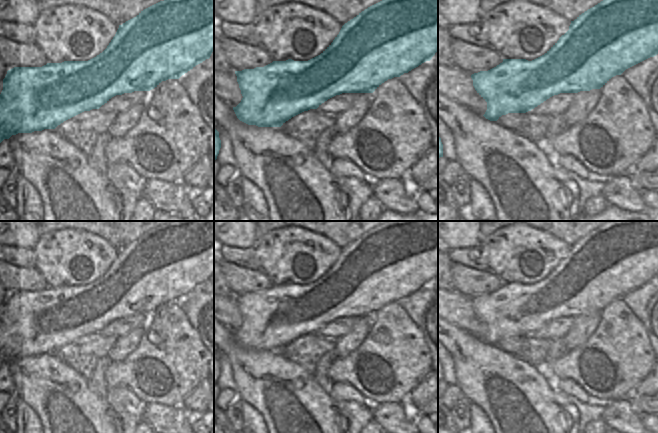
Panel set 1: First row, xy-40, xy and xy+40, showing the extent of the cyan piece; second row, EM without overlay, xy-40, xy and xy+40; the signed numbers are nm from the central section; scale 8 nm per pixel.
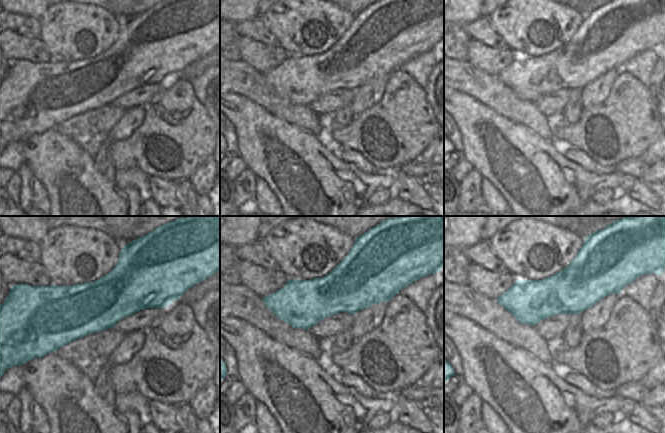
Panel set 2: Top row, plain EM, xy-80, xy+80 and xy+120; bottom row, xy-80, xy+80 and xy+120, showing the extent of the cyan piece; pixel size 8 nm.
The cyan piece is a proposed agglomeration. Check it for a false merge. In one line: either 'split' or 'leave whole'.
leave whole

